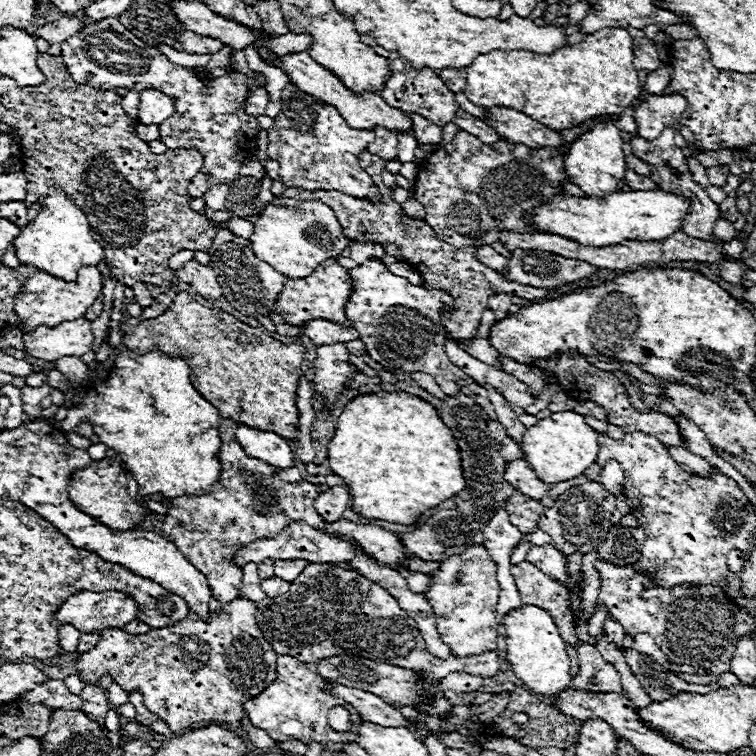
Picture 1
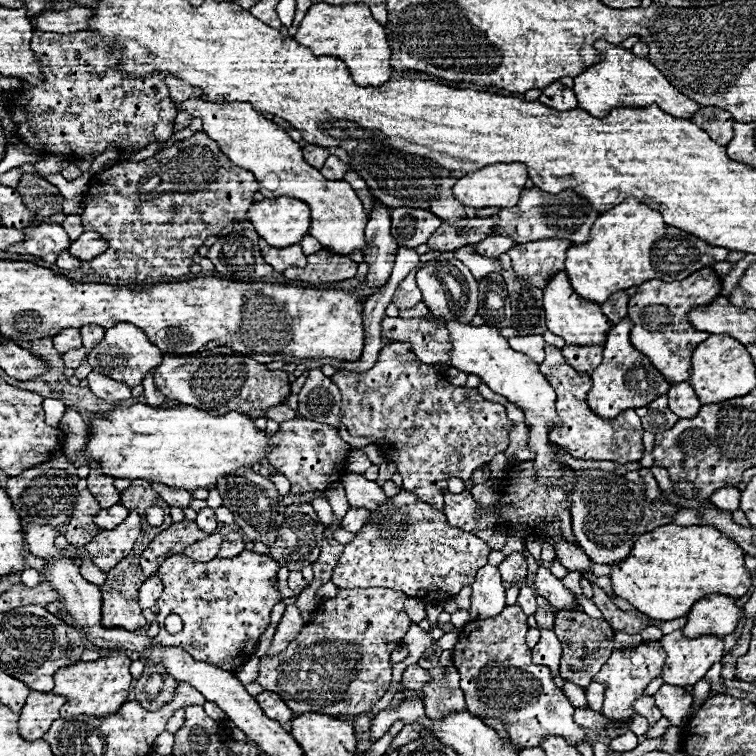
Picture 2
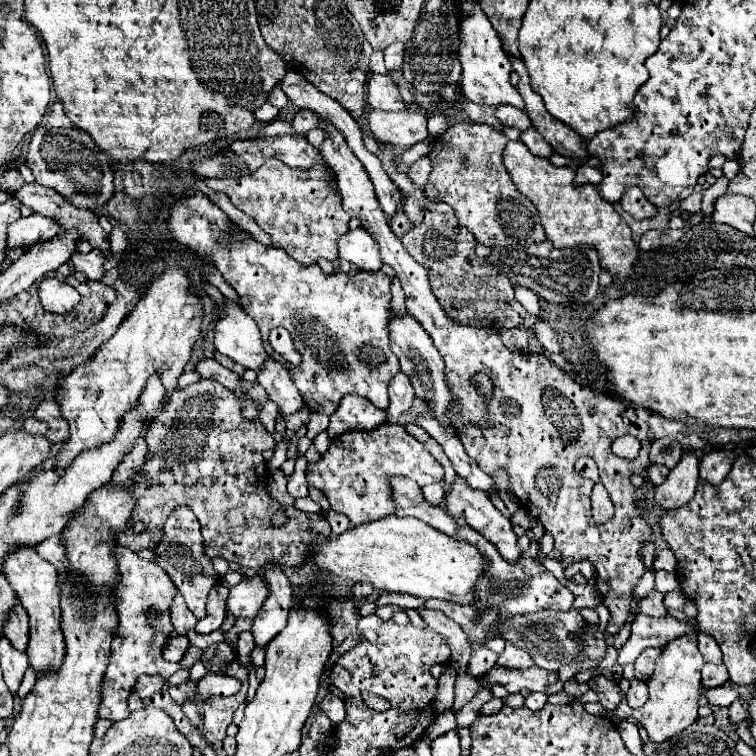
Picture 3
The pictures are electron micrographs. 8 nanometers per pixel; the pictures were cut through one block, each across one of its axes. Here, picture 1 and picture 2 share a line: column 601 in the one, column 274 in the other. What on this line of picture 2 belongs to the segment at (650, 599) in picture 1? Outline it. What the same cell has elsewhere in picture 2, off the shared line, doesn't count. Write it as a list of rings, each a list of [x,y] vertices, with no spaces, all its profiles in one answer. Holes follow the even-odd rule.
[[[244,550],[228,560],[214,558],[210,562],[194,562],[184,554],[172,554],[158,568],[164,589],[156,602],[160,608],[160,632],[156,640],[162,646],[182,646],[200,662],[236,672],[254,654],[260,634],[270,624],[272,606],[282,600],[272,582],[278,570],[276,560],[252,550]],[[168,614],[178,614],[184,622],[184,630],[176,636],[164,630],[164,618]]]

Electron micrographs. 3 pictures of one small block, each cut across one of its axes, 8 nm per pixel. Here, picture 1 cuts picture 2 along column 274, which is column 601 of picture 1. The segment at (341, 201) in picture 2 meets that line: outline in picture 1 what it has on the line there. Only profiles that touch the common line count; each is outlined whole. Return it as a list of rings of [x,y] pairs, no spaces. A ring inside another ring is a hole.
[[[596,124],[590,132],[582,134],[576,142],[572,142],[570,152],[564,158],[564,170],[572,184],[580,186],[590,196],[612,194],[616,190],[626,190],[628,186],[622,182],[626,164],[622,154],[622,132],[614,124]]]

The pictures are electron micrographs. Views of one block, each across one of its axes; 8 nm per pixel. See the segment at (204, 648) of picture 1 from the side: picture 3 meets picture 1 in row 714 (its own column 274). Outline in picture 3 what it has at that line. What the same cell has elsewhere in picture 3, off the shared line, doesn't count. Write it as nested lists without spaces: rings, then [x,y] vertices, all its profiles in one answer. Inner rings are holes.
[[[268,160],[252,176],[240,178],[208,178],[206,186],[224,192],[232,204],[256,220],[256,224],[270,234],[276,248],[288,252],[302,264],[316,264],[318,258],[334,262],[338,258],[338,238],[348,232],[350,216],[342,210],[340,194],[324,188],[324,172],[314,168],[312,172],[300,172],[280,164],[280,160]]]

